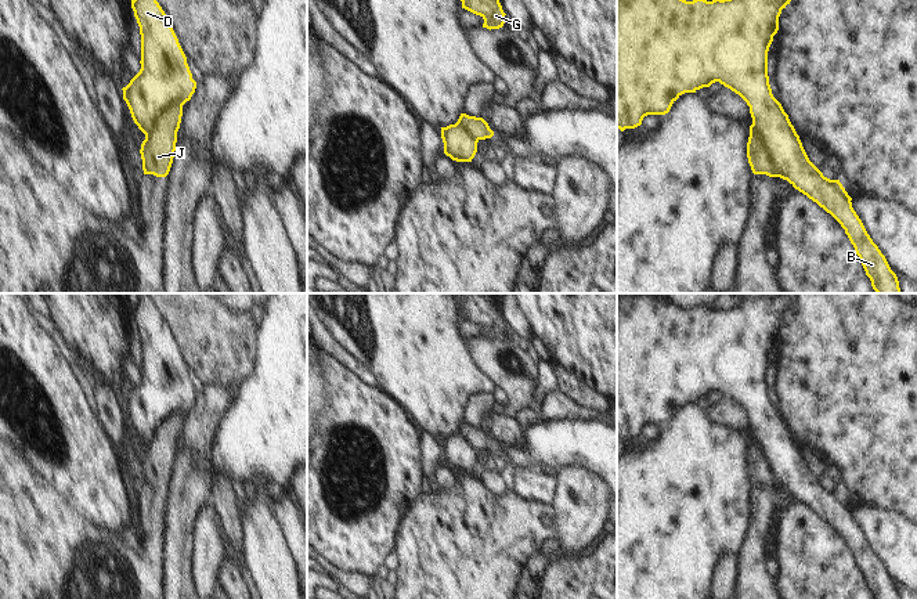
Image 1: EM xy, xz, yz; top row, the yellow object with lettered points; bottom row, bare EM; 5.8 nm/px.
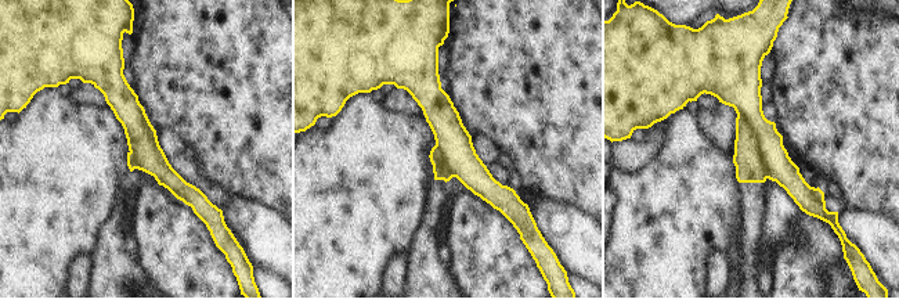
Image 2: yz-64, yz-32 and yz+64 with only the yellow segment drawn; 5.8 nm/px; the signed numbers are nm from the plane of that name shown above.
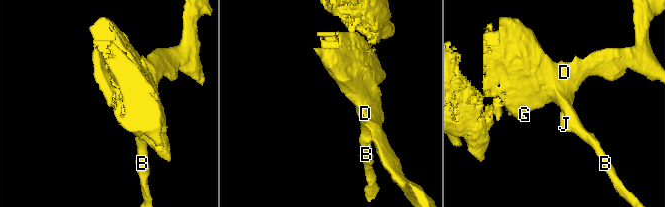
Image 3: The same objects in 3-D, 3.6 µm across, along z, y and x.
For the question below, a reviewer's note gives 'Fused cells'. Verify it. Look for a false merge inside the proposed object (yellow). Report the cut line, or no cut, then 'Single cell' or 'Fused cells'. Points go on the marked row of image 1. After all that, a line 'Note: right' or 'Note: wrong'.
Split along yz (753, 121), (779, 176). Fused cells
Note: right

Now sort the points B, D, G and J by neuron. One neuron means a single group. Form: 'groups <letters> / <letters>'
groups B D G / J

